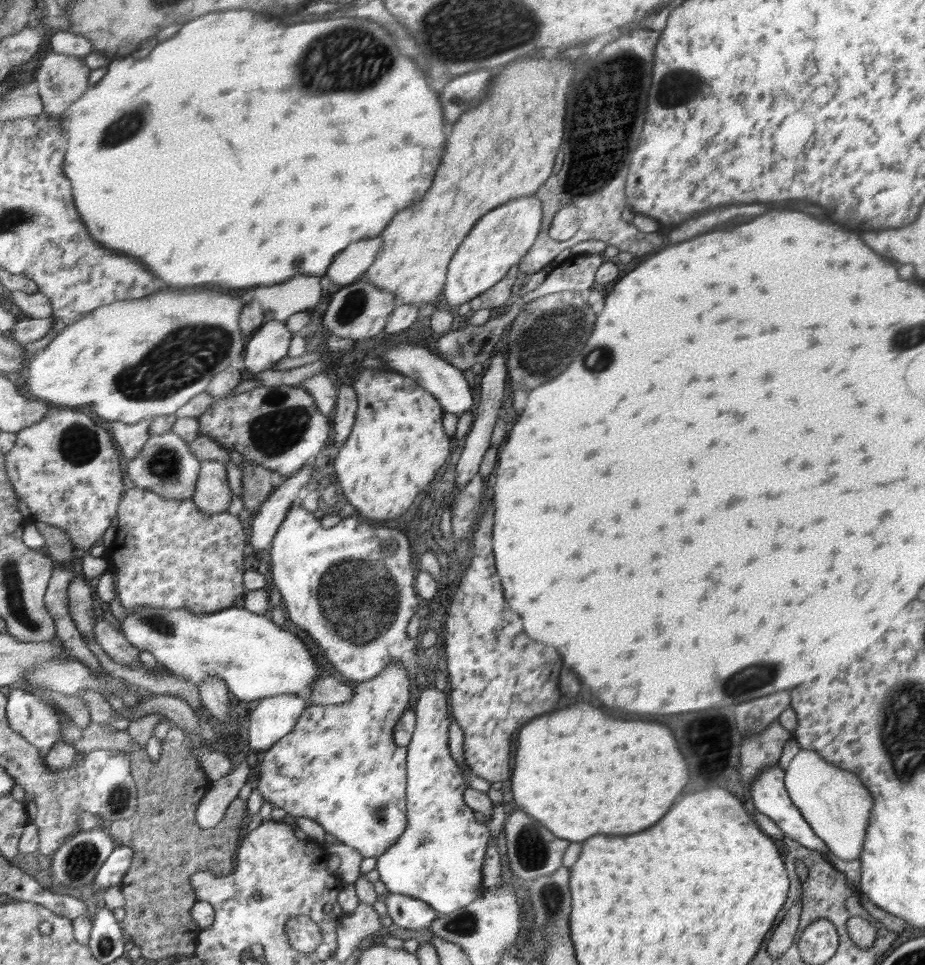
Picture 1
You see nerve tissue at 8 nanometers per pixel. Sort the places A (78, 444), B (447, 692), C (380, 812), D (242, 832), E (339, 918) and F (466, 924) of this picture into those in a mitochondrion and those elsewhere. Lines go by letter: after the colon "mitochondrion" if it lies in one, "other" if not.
A: mitochondrion
B: other
C: mitochondrion
D: other
E: other
F: mitochondrion

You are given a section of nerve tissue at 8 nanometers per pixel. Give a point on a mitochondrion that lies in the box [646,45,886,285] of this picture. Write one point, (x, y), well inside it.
(677, 87)

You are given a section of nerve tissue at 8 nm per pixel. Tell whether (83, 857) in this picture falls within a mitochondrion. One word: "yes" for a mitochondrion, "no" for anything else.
yes

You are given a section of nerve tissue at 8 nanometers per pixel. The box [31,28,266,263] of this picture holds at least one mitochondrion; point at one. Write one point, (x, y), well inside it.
(123, 128)

